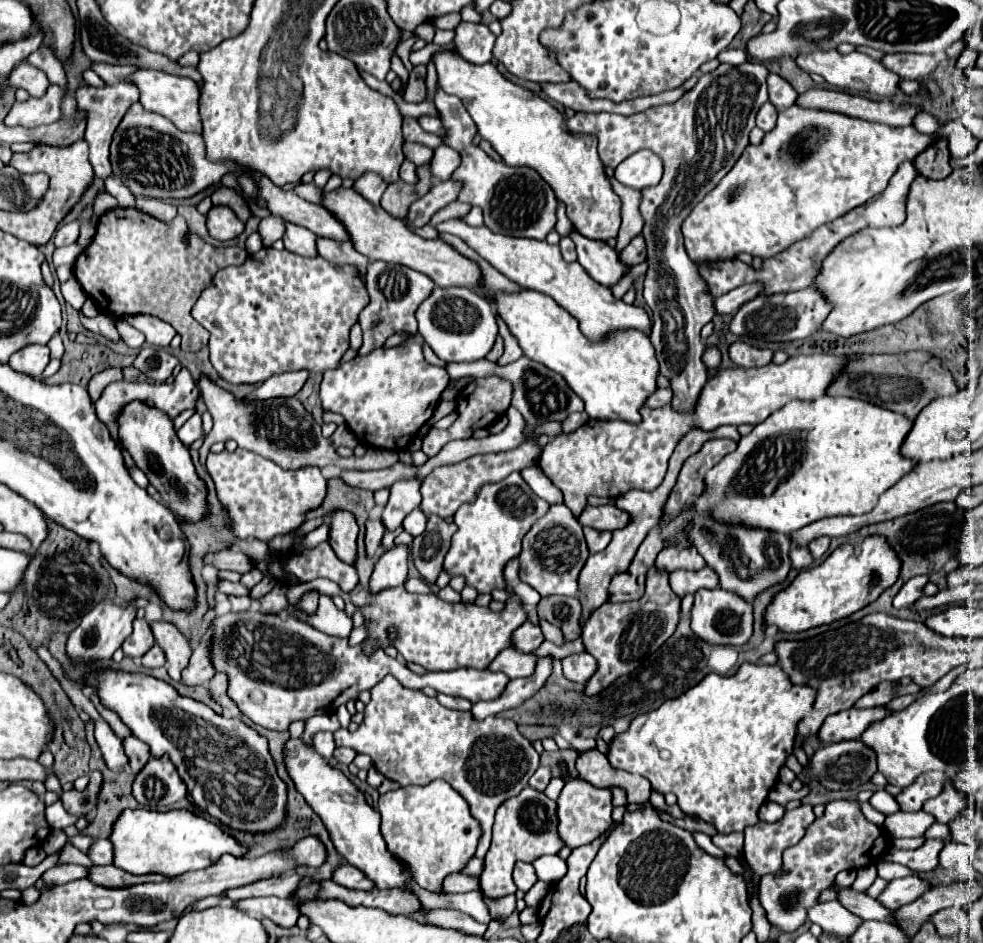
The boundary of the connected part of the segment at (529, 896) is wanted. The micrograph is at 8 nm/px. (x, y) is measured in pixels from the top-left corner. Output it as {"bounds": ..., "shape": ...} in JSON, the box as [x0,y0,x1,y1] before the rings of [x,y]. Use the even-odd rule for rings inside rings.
{"bounds":[525,880,549,908],"shape":[[[539,880],[539,882],[525,894],[525,902],[527,902],[527,906],[537,908],[537,906],[541,904],[541,900],[547,896],[547,892],[549,892],[549,884]]]}

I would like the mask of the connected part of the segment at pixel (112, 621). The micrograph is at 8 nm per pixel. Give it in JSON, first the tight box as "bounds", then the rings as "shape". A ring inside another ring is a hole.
{"bounds":[67,600,137,660],"shape":[[[101,600],[97,606],[93,606],[83,618],[81,624],[69,634],[67,640],[67,652],[75,660],[103,660],[111,658],[117,648],[125,642],[129,632],[133,632],[133,620],[135,620],[137,608],[135,606],[119,606],[115,600]]]}

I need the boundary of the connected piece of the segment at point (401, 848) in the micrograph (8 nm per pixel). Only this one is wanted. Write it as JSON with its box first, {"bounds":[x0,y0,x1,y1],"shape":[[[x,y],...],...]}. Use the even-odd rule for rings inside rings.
{"bounds":[377,780,483,894],"shape":[[[445,780],[387,792],[379,798],[377,810],[381,814],[381,836],[387,842],[387,850],[409,868],[411,878],[421,888],[437,894],[443,890],[443,880],[449,874],[461,872],[467,866],[483,834],[465,798]]]}

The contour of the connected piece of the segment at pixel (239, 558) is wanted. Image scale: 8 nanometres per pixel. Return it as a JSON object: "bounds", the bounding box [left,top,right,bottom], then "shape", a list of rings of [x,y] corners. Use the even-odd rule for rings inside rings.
{"bounds":[203,550,253,574],"shape":[[[219,550],[219,552],[205,554],[203,564],[211,566],[215,570],[235,570],[239,574],[245,574],[253,568],[251,560],[245,554],[237,552],[237,550]]]}

